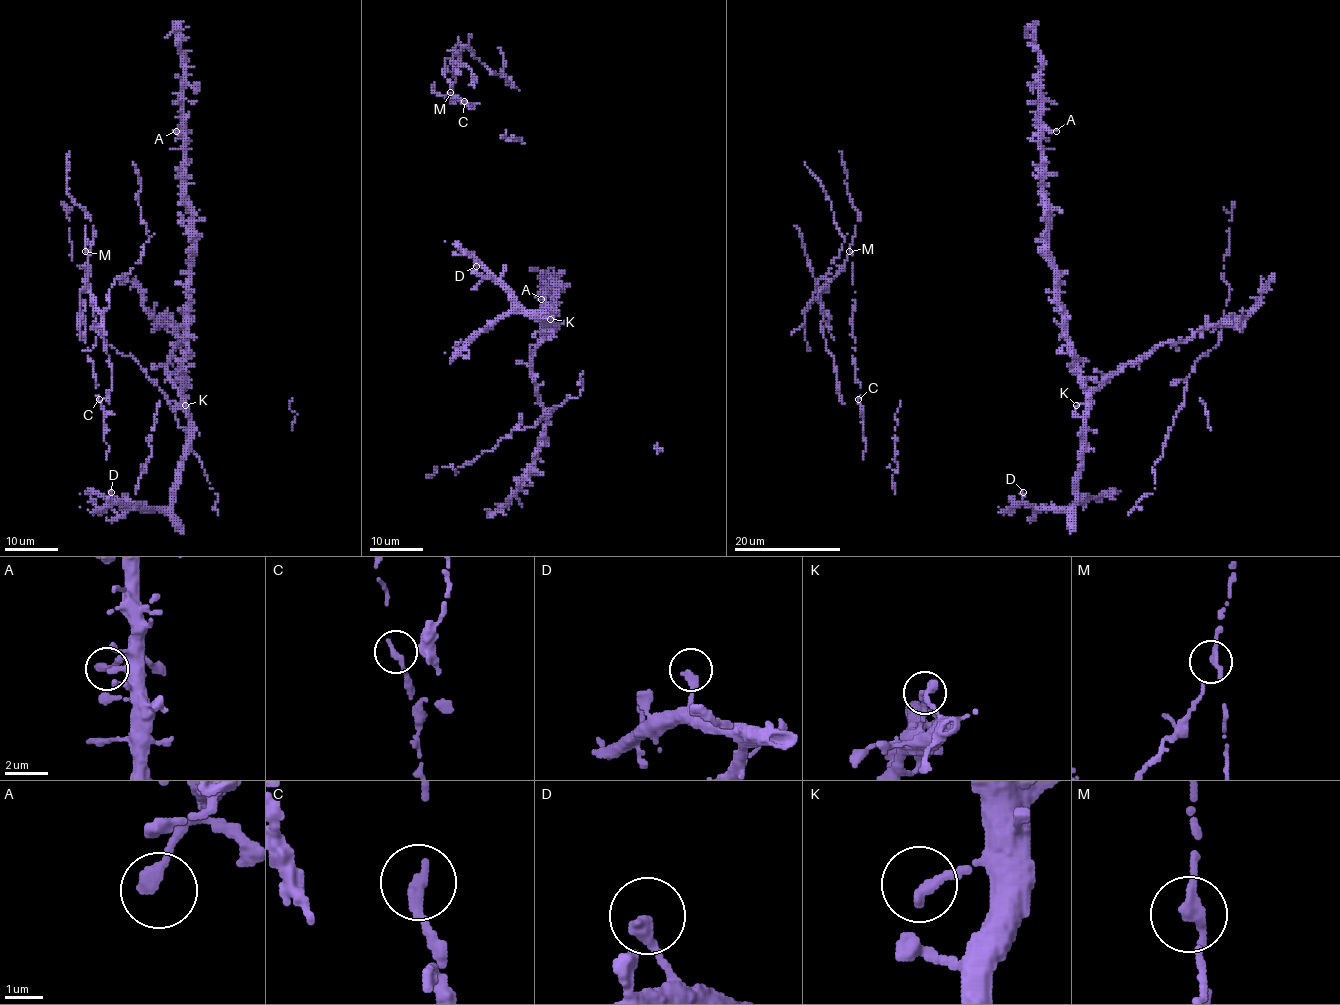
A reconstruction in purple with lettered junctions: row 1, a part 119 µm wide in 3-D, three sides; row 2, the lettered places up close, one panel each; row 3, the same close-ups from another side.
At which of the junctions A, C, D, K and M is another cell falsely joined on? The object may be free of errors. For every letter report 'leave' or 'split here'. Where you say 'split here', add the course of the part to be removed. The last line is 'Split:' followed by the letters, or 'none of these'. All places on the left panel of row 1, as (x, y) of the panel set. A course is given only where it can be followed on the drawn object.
A: leave
C: leave
D: leave
K: leave
M: split here; foreign part runs (86, 252), (87, 282), (100, 314), (108, 306), (115, 279), (128, 274), (148, 241), (134, 163)
Split: M

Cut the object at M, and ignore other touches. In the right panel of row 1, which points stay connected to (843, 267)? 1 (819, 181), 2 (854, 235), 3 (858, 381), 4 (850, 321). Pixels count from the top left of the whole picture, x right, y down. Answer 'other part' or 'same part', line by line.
1: same part
2: other part
3: other part
4: other part

